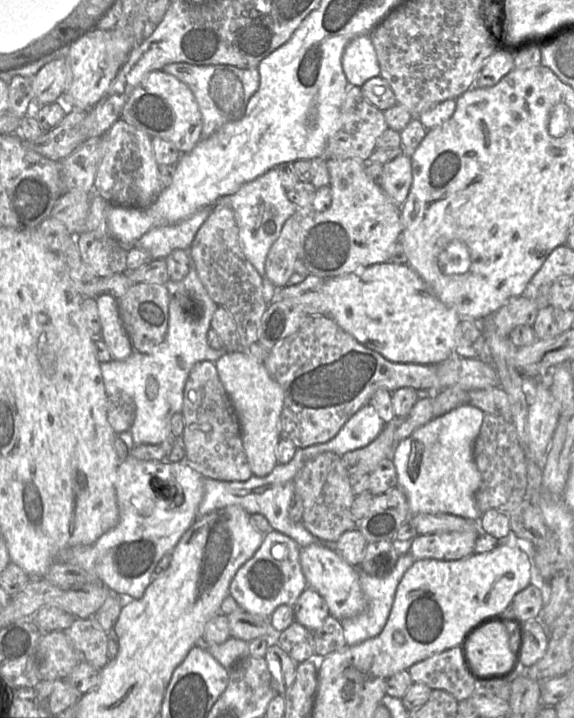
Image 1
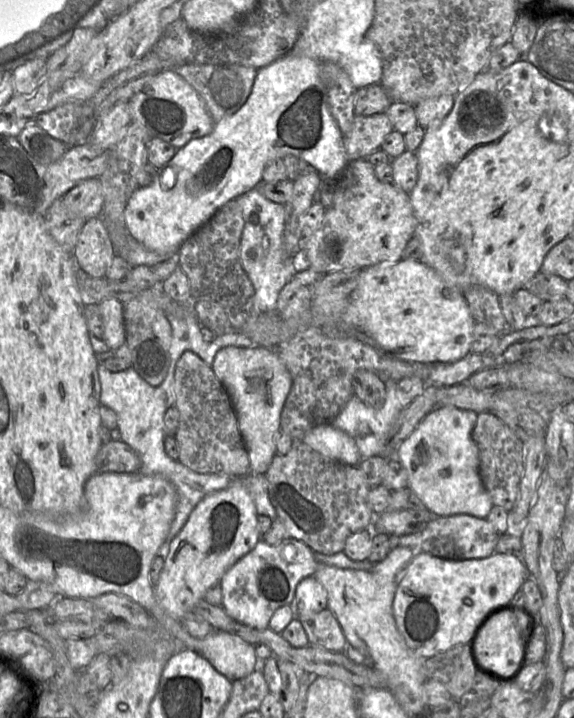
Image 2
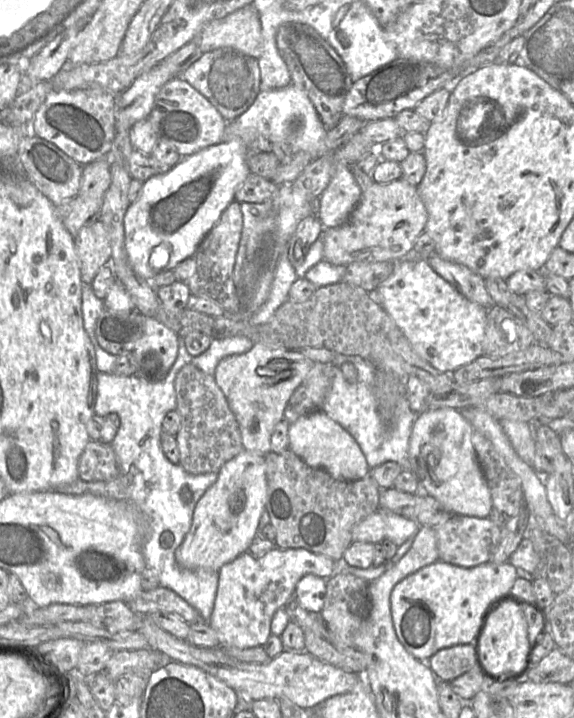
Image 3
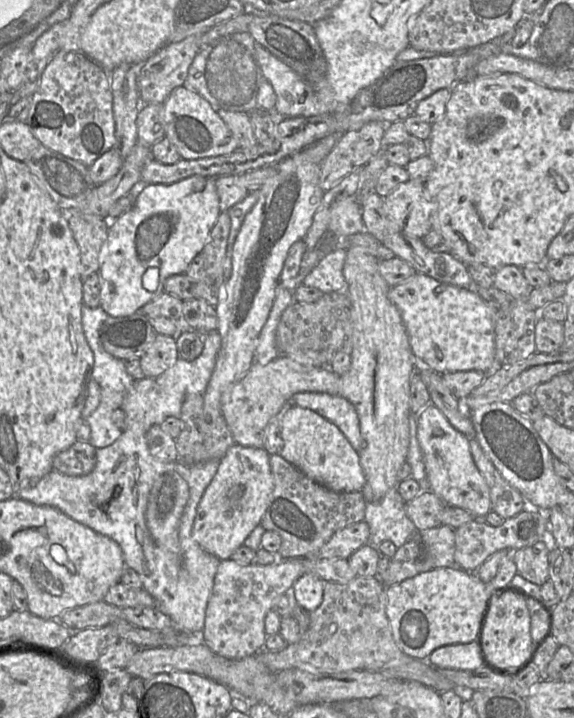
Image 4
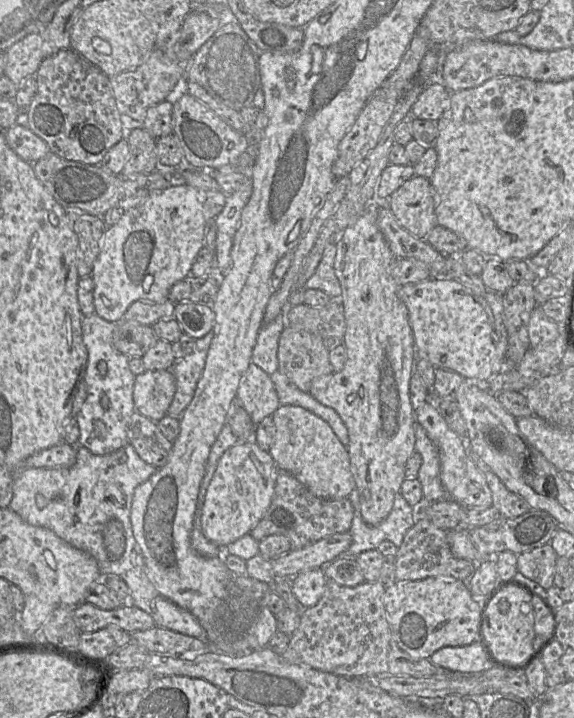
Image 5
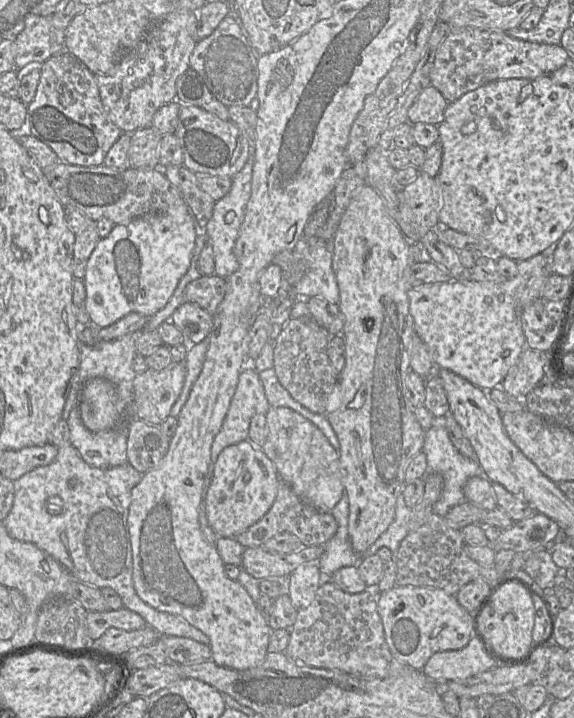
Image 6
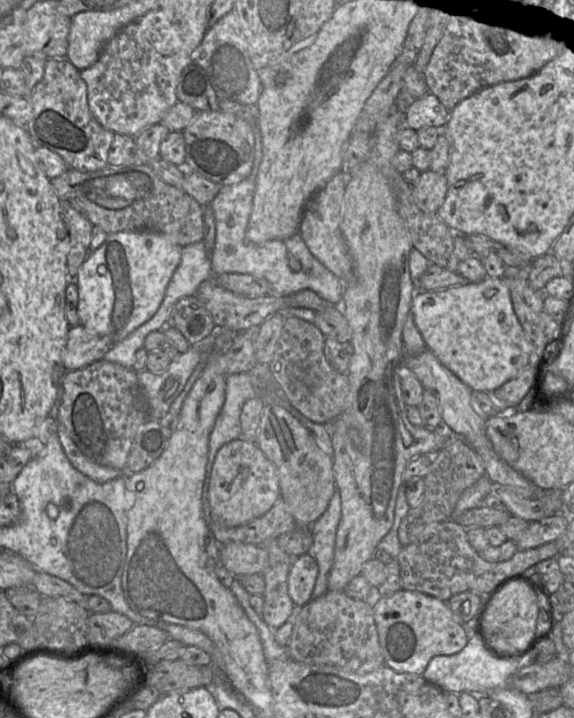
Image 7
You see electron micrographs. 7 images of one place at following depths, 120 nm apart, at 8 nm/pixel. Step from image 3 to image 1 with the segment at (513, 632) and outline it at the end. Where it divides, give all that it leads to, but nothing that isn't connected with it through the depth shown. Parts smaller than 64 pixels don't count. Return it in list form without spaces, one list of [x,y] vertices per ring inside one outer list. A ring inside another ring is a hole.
[[[498,622],[478,630],[468,641],[466,651],[475,673],[482,678],[503,673],[513,662],[507,628]]]

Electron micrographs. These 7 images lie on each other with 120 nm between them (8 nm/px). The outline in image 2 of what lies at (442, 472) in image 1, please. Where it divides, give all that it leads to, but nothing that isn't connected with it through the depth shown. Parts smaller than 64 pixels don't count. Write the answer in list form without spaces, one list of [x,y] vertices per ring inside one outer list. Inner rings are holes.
[[[456,407],[434,409],[396,450],[408,474],[408,488],[436,516],[467,514],[486,519],[493,507],[479,475],[479,451],[472,438],[477,417],[472,410]]]

